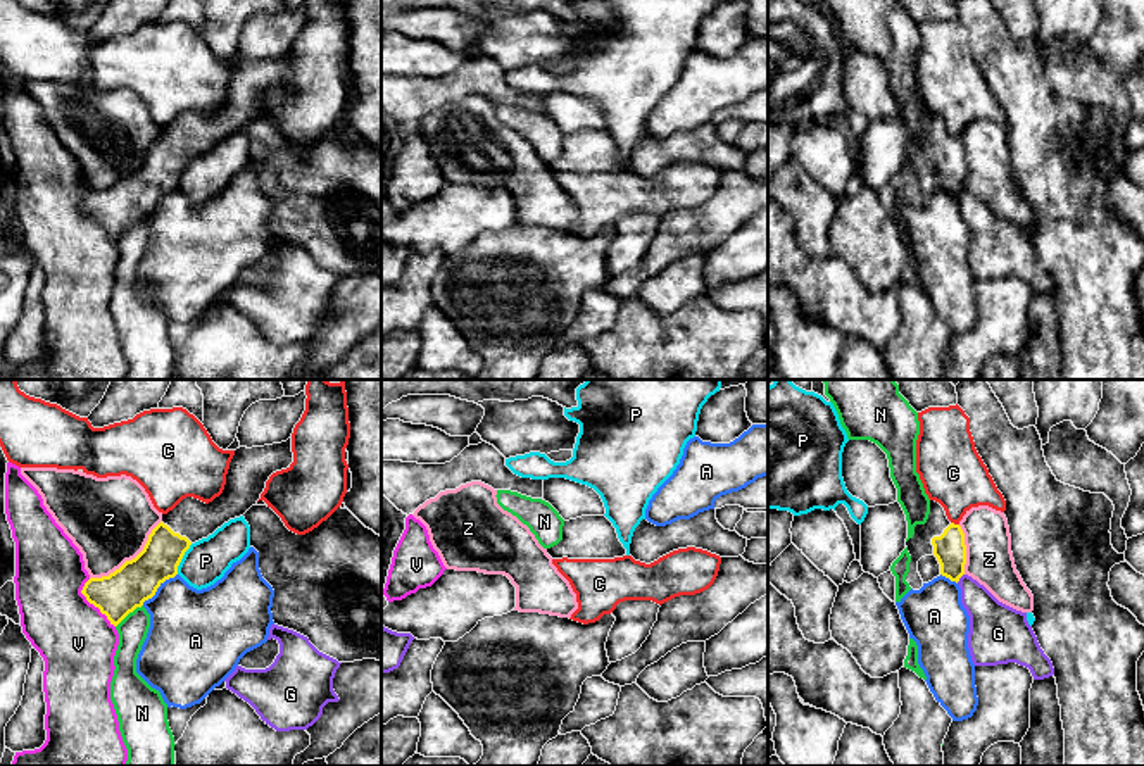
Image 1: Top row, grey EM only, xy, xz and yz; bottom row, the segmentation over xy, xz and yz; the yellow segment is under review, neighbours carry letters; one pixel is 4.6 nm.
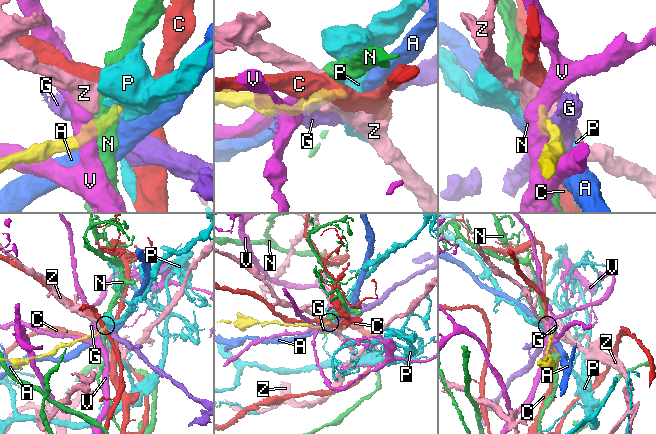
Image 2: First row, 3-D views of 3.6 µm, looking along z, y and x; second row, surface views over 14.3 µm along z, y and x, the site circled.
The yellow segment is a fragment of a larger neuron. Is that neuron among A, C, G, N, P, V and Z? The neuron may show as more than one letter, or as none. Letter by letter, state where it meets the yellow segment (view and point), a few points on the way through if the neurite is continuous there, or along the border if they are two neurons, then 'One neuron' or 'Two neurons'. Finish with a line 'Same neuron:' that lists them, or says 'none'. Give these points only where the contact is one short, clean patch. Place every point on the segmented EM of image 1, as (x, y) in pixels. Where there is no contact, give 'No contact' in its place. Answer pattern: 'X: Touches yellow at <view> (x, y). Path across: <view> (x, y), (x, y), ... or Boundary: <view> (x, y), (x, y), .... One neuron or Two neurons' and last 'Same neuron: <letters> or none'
A: Touches yellow at xy (157, 587). Two neurons
C: Touches yellow at yz (953, 523). Boundary: yz (951, 521), (958, 525). Two neurons
G: Touches yellow at yz (960, 577). Two neurons
N: Touches yellow at xy (128, 613). Two neurons
P: Touches yellow at xy (182, 558). Boundary: xy (192, 544), (176, 573). Two neurons
V: Touches yellow at xy (92, 602). Two neurons
Z: Touches yellow at xy (132, 559). Two neurons
Same neuron: none

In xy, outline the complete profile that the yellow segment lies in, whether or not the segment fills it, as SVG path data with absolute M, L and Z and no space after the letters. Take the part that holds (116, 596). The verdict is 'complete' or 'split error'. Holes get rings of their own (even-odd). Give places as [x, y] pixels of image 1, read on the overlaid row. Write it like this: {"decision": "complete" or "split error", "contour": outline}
{"decision": "split error", "contour": "M292 436L264 447L240 447L229 462L219 497L205 504L186 497L152 530L143 550L119 569L90 578L81 593L117 626L129 612L152 599L157 588L178 574L178 566L192 543L207 538L229 519L243 516L257 504L266 481L293 462Z"}

